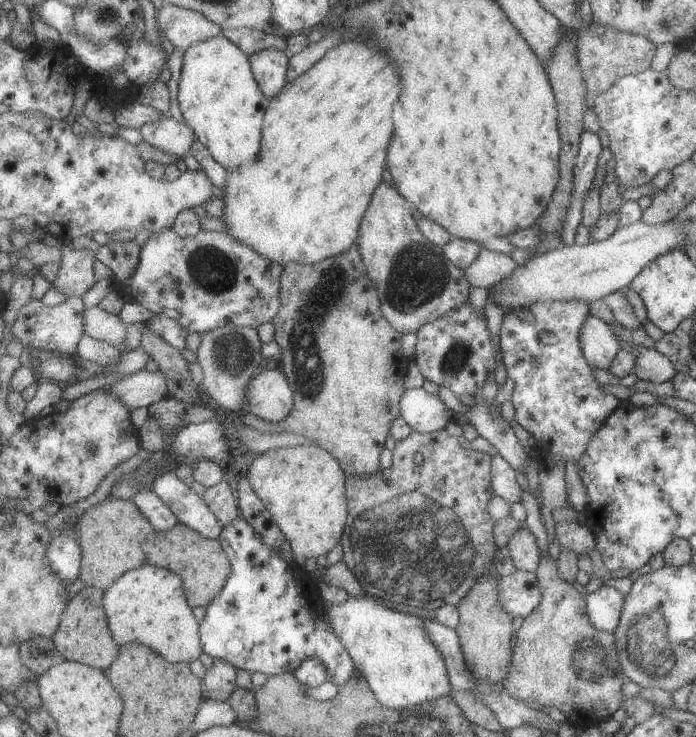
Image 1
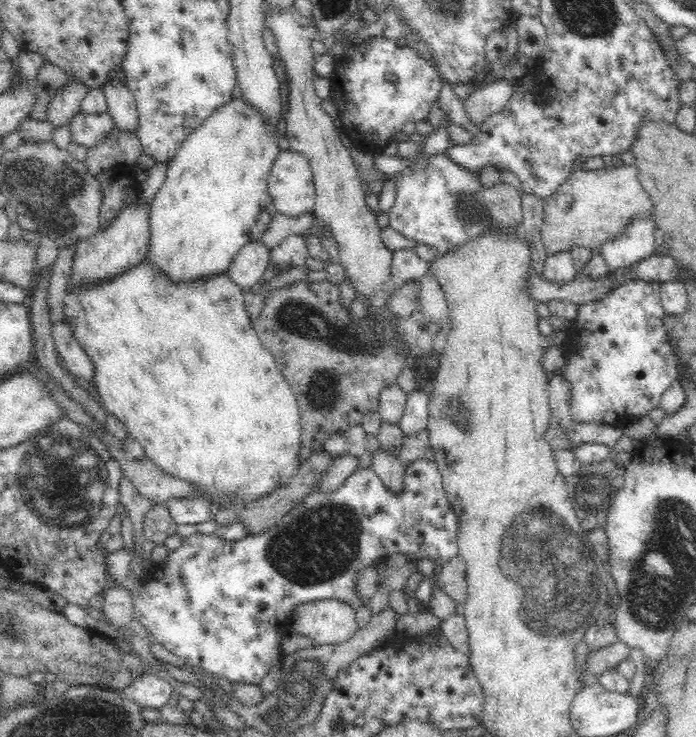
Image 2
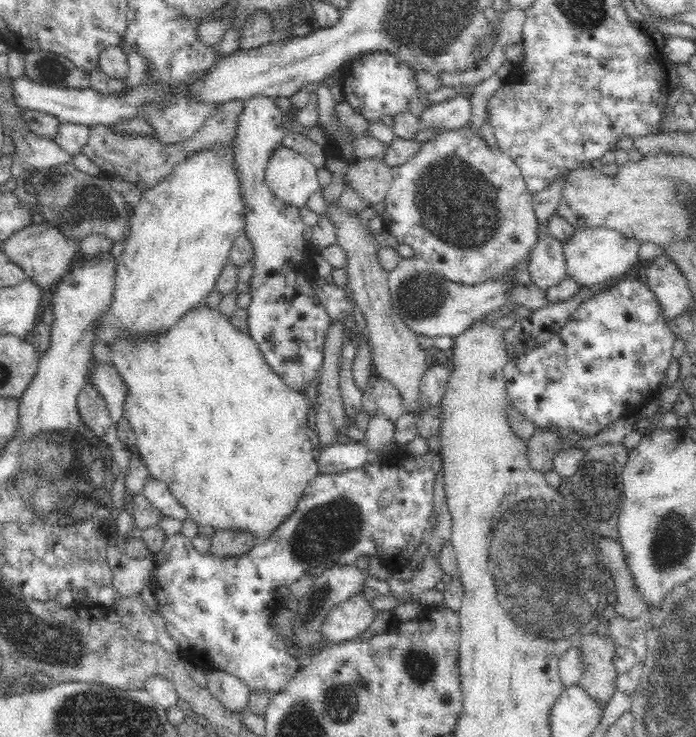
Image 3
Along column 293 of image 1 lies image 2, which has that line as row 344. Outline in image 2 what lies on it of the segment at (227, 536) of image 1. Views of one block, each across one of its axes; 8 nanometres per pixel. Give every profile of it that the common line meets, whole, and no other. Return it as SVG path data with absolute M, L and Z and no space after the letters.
M636 279L616 286L602 298L576 305L575 324L567 330L561 343L564 366L560 370L553 370L545 378L546 387L551 386L554 379L565 384L569 412L576 423L595 422L620 428L620 424L626 424L632 416L647 416L650 411L660 407L661 397L679 377L678 361L664 328L663 318L666 314L661 305L660 284Z

